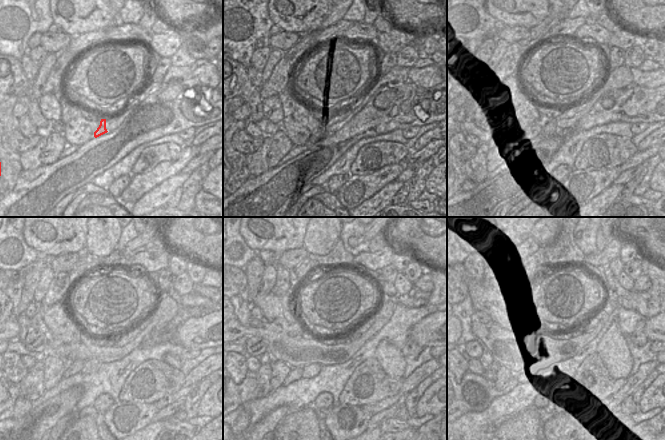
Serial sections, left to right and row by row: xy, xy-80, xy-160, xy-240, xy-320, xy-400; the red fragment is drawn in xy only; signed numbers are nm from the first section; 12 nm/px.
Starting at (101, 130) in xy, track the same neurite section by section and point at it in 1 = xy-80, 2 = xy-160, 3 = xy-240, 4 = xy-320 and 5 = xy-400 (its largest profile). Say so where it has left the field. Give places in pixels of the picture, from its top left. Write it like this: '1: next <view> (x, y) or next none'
1: next xy-80 (324, 130)
2: next xy-160 (537, 134)
3: next xy-240 (73, 368)
4: next xy-320 (295, 374)
5: next xy-400 (474, 393)

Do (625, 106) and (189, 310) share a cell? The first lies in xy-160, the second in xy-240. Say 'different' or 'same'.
different

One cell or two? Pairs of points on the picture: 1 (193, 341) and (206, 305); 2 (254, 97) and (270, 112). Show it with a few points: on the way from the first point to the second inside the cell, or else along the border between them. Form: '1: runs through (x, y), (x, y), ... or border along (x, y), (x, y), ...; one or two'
1: border along (212, 311), (202, 315), (193, 315), (180, 324); two
2: border along (261, 99), (261, 109), (264, 118); two

